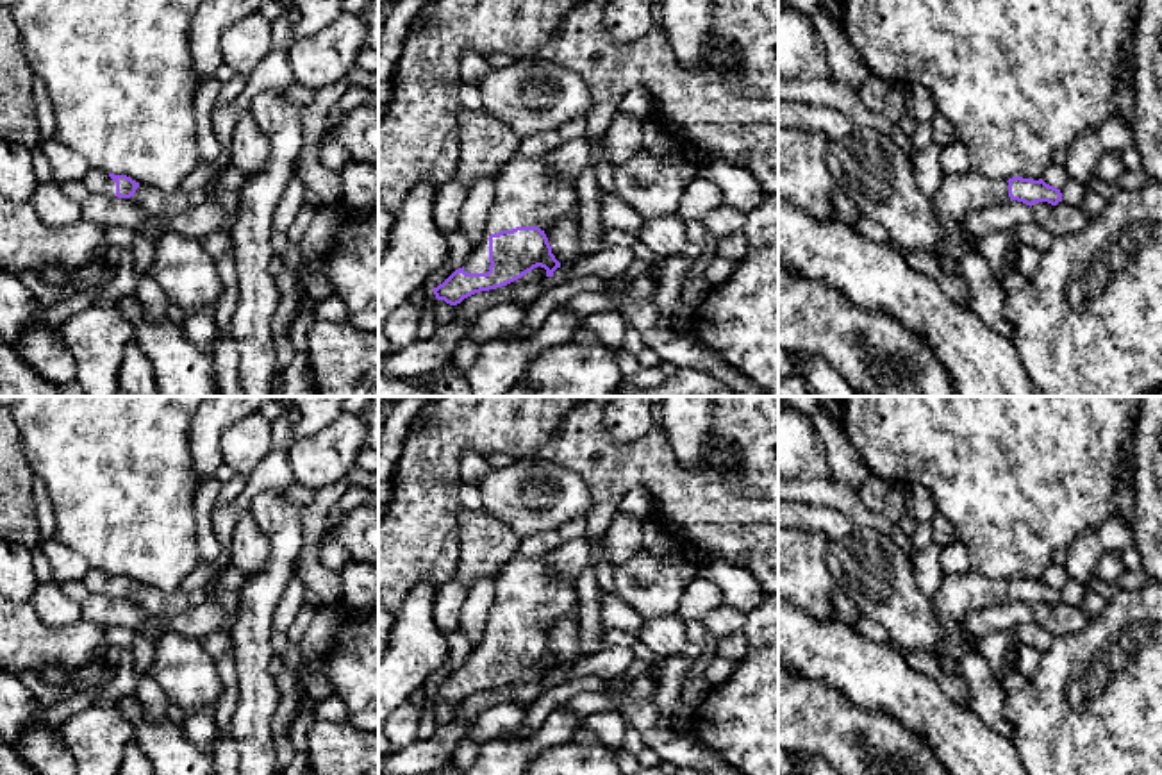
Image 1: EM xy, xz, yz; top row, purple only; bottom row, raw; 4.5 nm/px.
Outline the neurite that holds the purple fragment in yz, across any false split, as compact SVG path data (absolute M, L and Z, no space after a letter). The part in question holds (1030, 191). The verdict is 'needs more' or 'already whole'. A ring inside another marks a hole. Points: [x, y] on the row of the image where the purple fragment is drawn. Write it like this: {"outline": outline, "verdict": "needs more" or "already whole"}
{"outline": "M973 168L942 179L932 198L932 207L941 223L941 257L937 261L944 273L953 275L959 259L969 248L976 248L978 239L964 229L964 218L1008 200L1030 207L1039 202L1057 205L1062 202L1062 193L1042 179L989 179Z", "verdict": "needs more"}

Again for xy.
{"outline": "M91 168L82 182L91 193L132 200L145 211L148 220L166 221L186 212L189 207L187 195L180 188L161 191L143 186L127 175L105 173L96 168Z", "verdict": "needs more"}

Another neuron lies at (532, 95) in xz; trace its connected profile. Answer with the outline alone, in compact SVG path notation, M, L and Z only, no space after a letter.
M535 54L514 57L507 68L493 68L477 88L484 109L519 139L559 130L594 104L578 75Z

